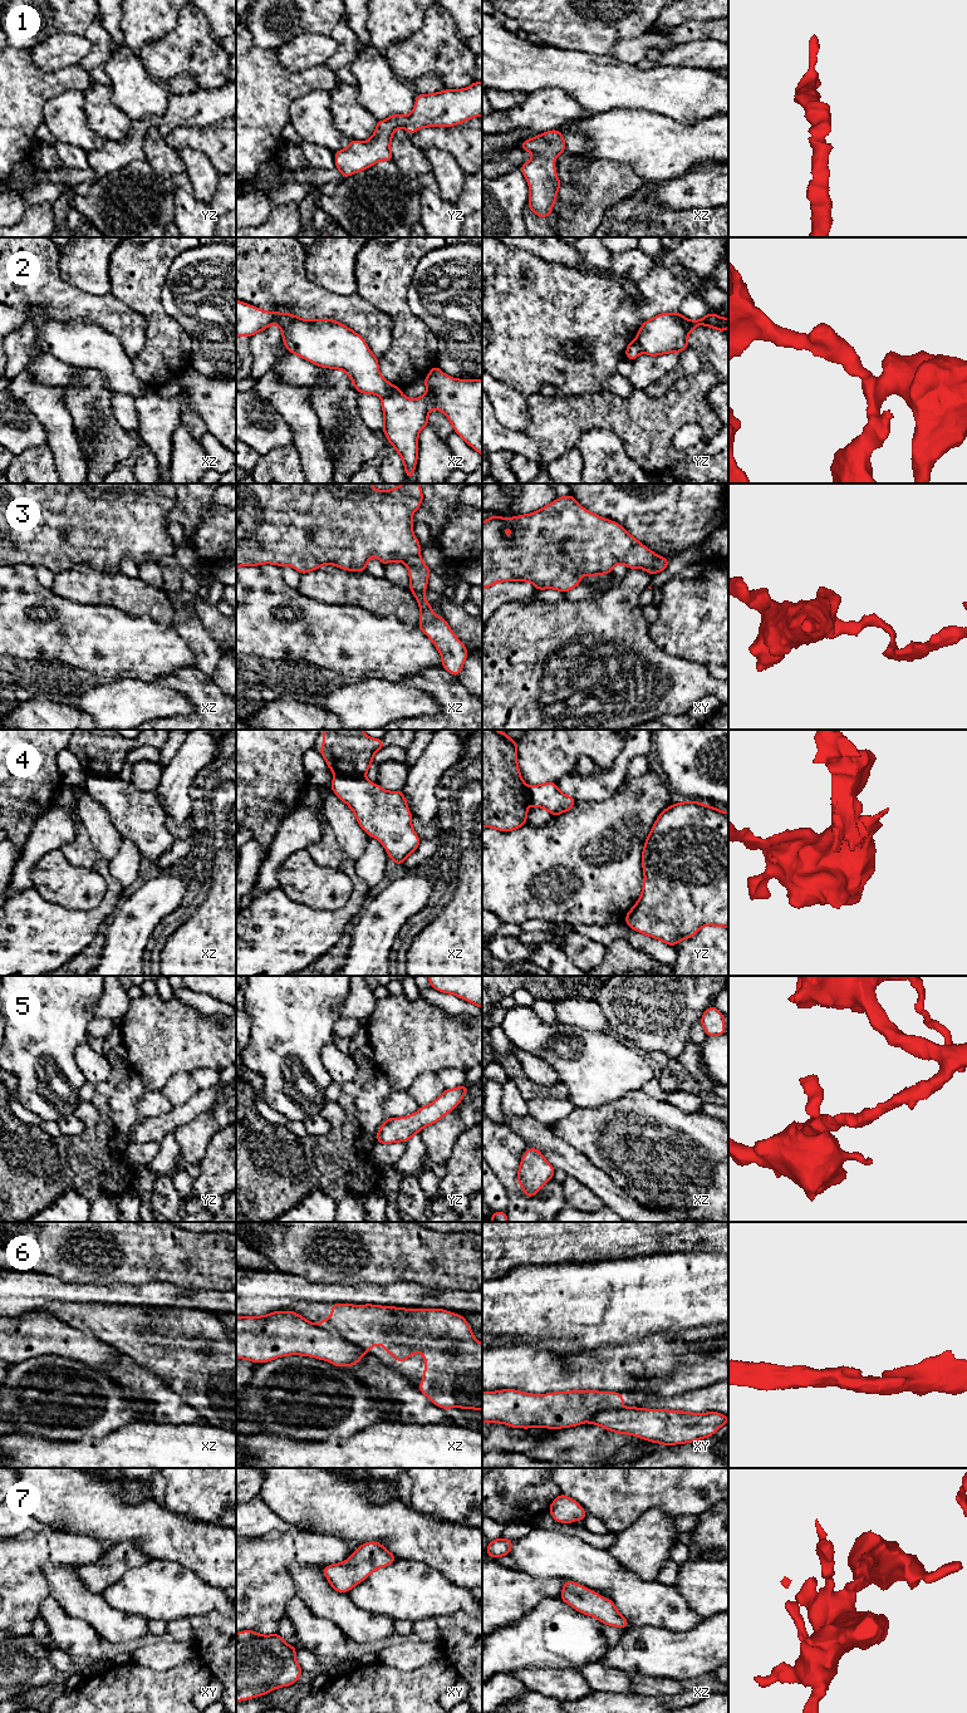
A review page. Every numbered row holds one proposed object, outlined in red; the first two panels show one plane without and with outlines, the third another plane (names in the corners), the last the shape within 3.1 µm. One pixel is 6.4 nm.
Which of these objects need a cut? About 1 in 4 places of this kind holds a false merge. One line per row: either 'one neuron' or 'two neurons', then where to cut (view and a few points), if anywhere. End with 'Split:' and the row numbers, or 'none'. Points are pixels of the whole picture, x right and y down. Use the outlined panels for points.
1: one neuron | no cut
2: two neurons | xz (399, 392), (382, 398)
3: two neurons | xy (658, 556), (656, 572)
4: two neurons | xz (335, 774), (363, 776)
5: one neuron | no cut
6: two neurons | xz (317, 1325), (368, 1349)
7: one neuron | no cut
Split: 2, 3, 4, 6

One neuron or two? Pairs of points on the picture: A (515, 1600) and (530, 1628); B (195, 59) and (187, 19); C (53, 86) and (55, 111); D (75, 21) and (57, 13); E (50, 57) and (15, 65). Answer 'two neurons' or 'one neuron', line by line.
A: two neurons
B: one neuron
C: two neurons
D: one neuron
E: two neurons

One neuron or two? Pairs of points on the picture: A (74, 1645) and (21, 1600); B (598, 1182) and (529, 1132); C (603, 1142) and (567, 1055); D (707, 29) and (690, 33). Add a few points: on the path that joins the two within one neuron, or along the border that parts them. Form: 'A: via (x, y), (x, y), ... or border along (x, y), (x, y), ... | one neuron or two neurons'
A: border along (49, 1595), (42, 1603), (38, 1613) | two neurons
B: via (580, 1168), (546, 1142) | one neuron
C: border along (617, 1099), (595, 1107), (575, 1108) | two neurons
D: via (703, 30), (693, 30) | one neuron

